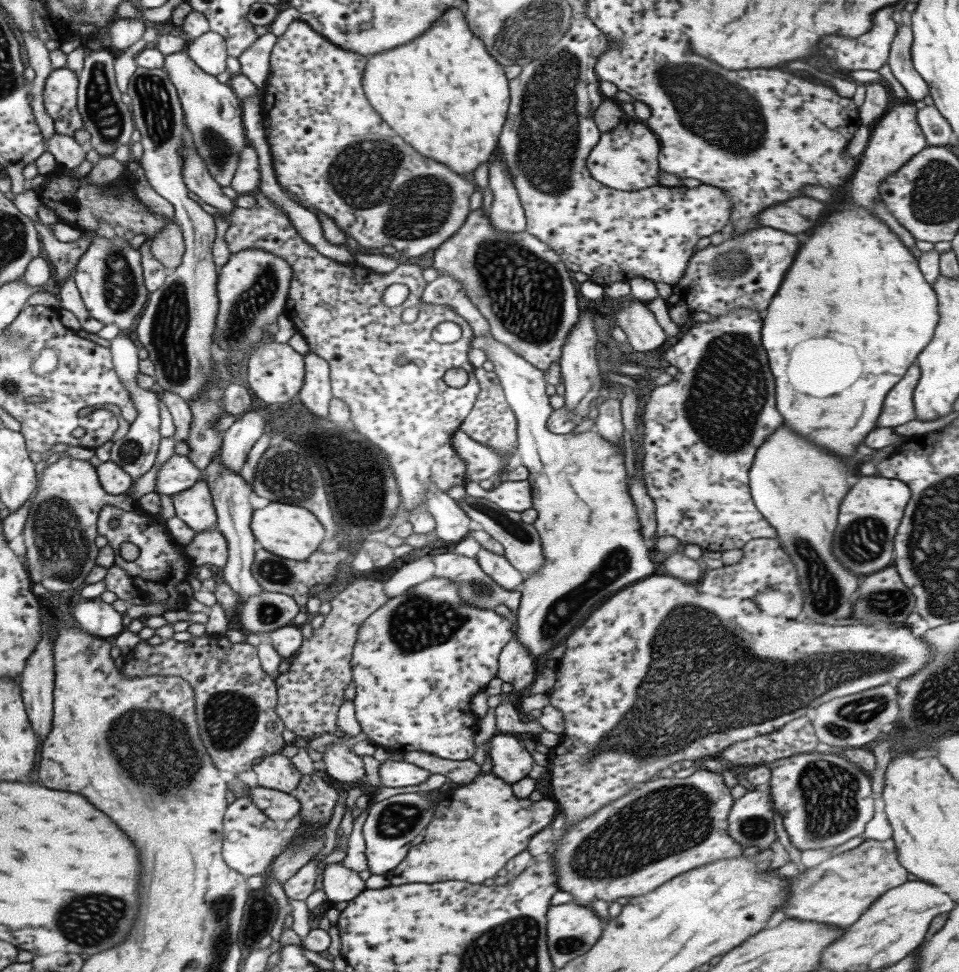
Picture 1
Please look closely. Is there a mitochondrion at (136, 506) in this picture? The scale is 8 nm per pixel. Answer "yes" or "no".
no

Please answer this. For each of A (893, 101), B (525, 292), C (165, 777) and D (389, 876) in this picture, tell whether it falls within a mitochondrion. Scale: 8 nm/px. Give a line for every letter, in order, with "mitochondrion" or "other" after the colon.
A: other
B: mitochondrion
C: mitochondrion
D: other

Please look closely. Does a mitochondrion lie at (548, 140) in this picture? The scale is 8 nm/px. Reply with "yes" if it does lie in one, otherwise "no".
yes

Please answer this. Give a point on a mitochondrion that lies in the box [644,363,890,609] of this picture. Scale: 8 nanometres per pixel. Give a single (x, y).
(863, 540)

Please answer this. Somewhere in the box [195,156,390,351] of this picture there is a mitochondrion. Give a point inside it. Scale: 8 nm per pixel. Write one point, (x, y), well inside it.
(249, 305)

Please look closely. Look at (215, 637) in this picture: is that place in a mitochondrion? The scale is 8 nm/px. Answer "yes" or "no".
no

